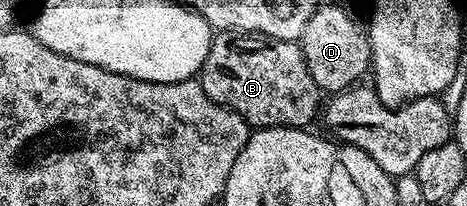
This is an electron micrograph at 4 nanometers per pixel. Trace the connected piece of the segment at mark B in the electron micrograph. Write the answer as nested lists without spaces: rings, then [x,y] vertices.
[[[219,31],[212,36],[209,55],[201,70],[201,84],[205,95],[218,105],[223,105],[232,113],[241,115],[251,127],[307,127],[314,119],[315,112],[320,112],[321,90],[313,83],[309,67],[294,40],[283,35],[264,35],[262,33],[245,33]]]

